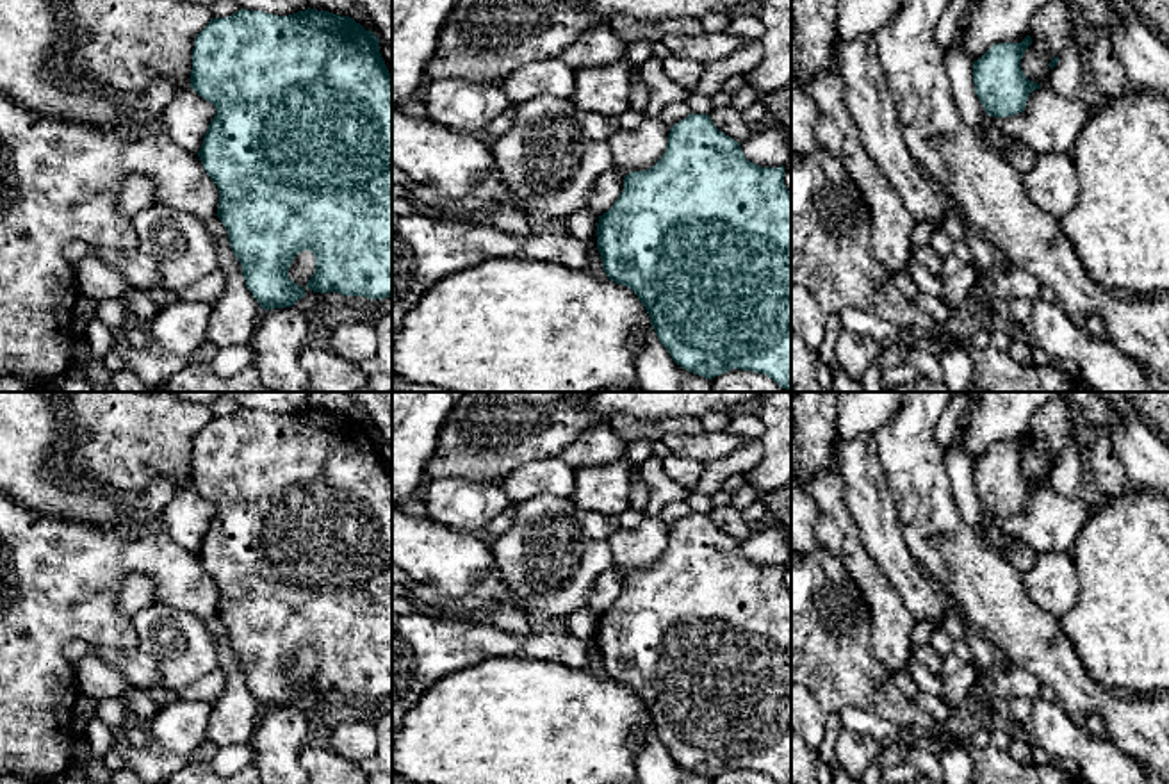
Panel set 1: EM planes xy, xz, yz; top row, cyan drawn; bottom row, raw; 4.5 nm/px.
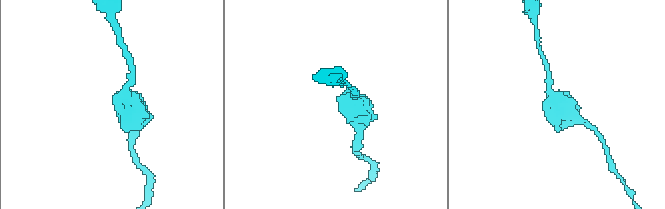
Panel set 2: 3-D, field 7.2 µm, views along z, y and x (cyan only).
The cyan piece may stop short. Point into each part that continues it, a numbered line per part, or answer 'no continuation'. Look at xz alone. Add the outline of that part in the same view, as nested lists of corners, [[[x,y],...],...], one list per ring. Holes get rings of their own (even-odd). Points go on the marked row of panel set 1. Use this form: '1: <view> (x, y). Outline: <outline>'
no continuation

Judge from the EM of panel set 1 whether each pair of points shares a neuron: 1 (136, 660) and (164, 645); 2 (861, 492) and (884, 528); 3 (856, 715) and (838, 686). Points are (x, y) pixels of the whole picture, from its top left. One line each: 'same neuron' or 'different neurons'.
1: different neurons
2: same neuron
3: different neurons

